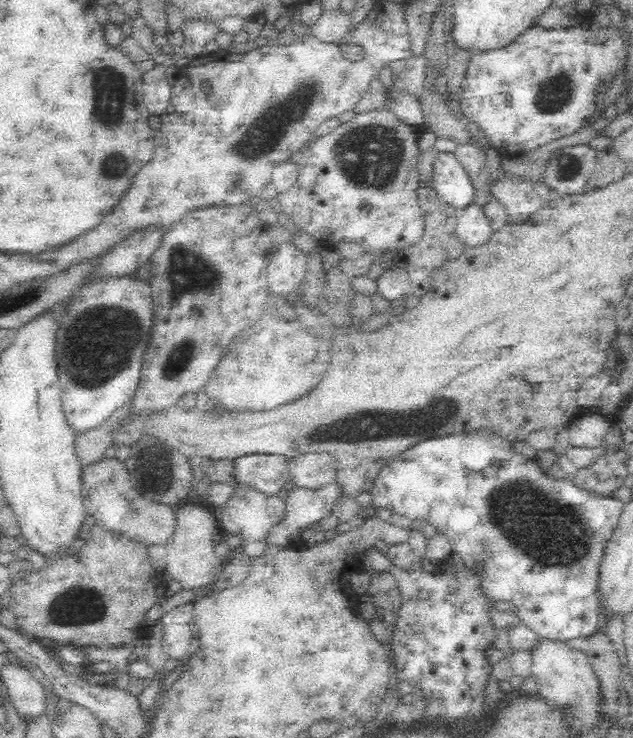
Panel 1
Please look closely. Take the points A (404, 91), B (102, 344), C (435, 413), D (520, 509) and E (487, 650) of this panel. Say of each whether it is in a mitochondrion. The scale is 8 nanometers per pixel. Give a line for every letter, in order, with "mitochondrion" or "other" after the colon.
A: other
B: mitochondrion
C: mitochondrion
D: mitochondrion
E: other

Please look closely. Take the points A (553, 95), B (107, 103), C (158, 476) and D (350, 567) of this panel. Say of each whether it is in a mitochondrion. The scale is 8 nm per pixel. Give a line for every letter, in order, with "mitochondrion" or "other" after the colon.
A: mitochondrion
B: mitochondrion
C: mitochondrion
D: other

